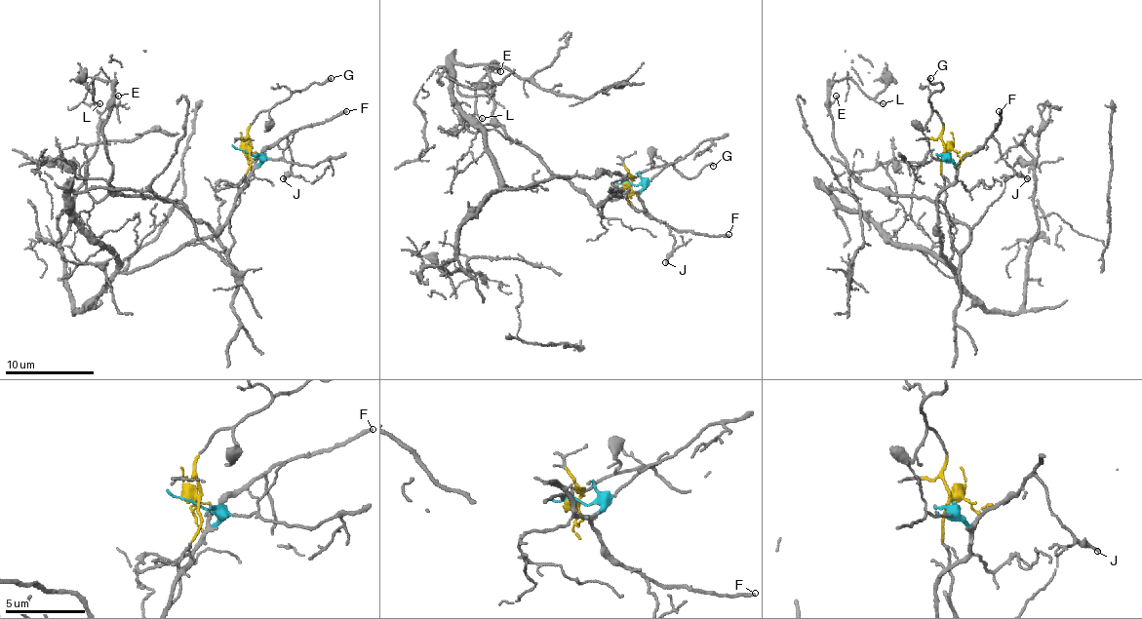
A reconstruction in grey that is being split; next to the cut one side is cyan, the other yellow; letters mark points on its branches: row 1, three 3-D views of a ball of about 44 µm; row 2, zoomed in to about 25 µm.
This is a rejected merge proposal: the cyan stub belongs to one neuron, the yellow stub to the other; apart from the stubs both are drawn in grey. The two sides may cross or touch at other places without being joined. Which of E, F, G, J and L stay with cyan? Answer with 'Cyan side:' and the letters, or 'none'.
Cyan side: F, J

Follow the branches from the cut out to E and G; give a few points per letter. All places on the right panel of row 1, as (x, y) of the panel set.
E: (948, 150), (945, 206), (961, 251), (969, 230), (941, 202), (865, 188), (849, 173), (830, 117), (837, 95)
G: (948, 150), (943, 146), (943, 124), (929, 97), (943, 86), (938, 82), (932, 84), (929, 77)

